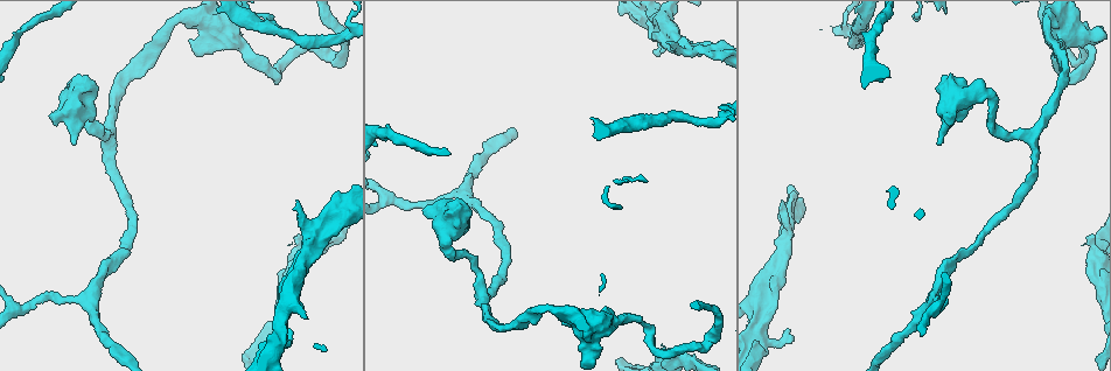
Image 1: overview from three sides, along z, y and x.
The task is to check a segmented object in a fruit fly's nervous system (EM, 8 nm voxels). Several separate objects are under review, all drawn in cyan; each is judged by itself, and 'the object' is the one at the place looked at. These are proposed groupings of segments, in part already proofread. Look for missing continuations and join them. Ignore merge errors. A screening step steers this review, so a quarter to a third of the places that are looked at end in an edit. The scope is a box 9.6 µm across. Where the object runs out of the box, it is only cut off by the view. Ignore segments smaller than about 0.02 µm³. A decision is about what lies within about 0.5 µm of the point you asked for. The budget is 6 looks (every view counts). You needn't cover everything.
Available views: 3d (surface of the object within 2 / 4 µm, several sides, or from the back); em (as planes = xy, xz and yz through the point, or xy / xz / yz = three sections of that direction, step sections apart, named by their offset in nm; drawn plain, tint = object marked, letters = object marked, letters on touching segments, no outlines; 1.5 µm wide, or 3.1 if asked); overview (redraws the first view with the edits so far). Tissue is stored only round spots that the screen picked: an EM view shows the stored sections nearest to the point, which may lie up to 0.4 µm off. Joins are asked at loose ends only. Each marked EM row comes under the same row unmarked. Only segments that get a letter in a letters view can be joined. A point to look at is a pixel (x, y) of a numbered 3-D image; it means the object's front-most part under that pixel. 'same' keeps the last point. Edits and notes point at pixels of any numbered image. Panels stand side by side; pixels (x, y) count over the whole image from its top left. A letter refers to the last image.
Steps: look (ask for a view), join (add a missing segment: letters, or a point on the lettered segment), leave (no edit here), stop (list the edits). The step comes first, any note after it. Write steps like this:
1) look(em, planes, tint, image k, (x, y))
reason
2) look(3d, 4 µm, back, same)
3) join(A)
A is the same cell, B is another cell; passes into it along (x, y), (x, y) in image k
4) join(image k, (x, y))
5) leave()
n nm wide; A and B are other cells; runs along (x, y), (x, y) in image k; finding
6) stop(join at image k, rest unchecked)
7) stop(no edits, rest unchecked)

look(3d, 4 µm, image 1, (1088, 238))
an open end

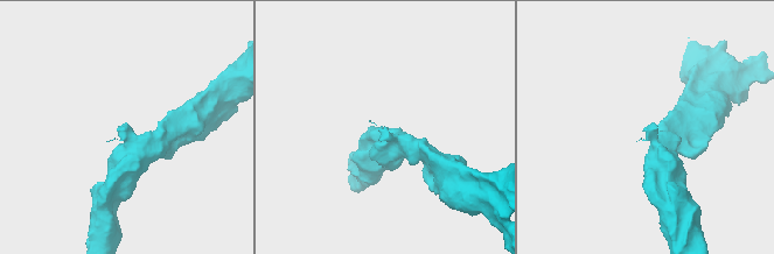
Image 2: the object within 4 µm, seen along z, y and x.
look(em, yz, step 4, letters, image 2, (378, 129))
shape alone is not enough

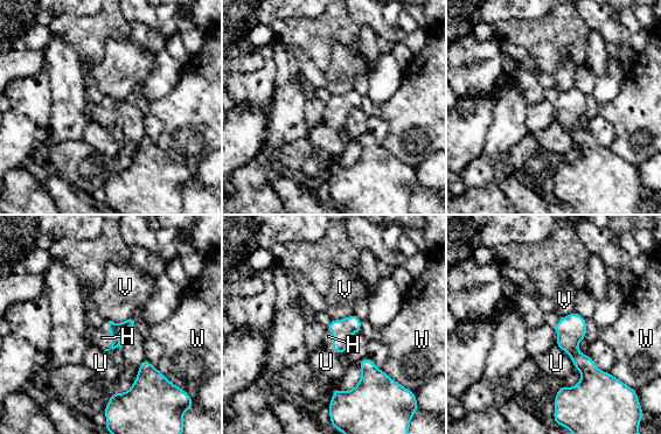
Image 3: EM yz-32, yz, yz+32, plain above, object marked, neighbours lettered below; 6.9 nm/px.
look(em, planes, letters, same)
another direction

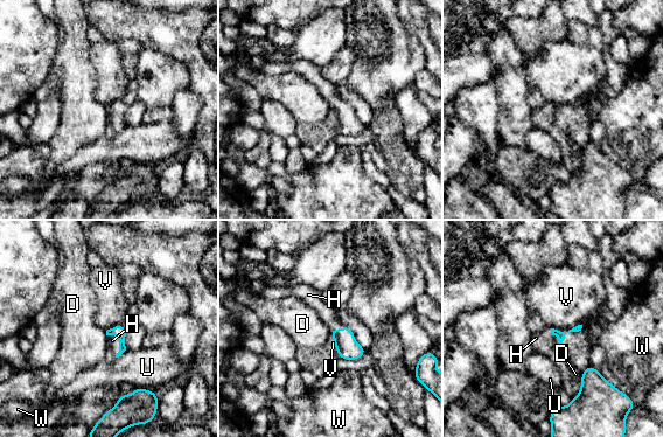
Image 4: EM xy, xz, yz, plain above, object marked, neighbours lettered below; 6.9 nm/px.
join(H)
H is the same cell, D, U, V and W are other cells; it goes on there

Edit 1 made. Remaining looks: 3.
look(overview)

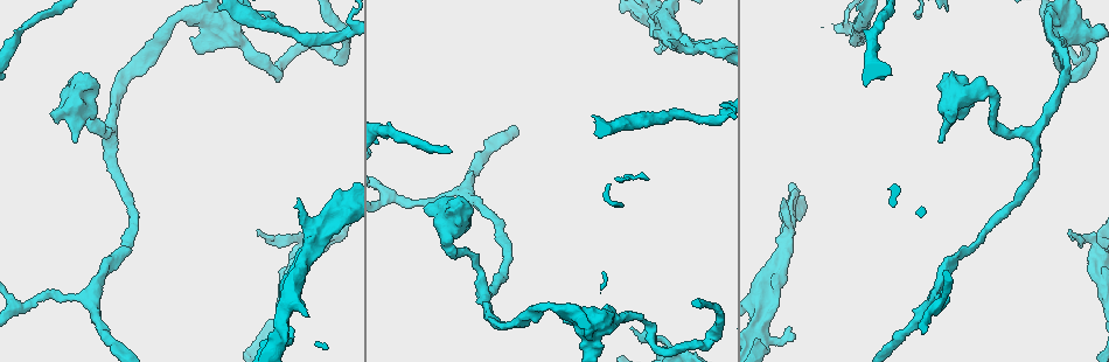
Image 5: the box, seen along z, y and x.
look(3d, 4 µm, image 5, (55, 121))
an open end

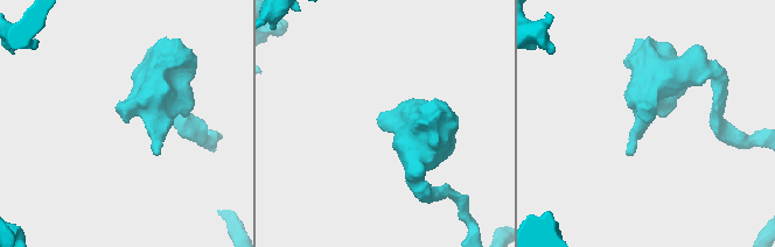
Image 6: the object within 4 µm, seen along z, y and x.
look(em, planes, letters, image 6, (385, 123))

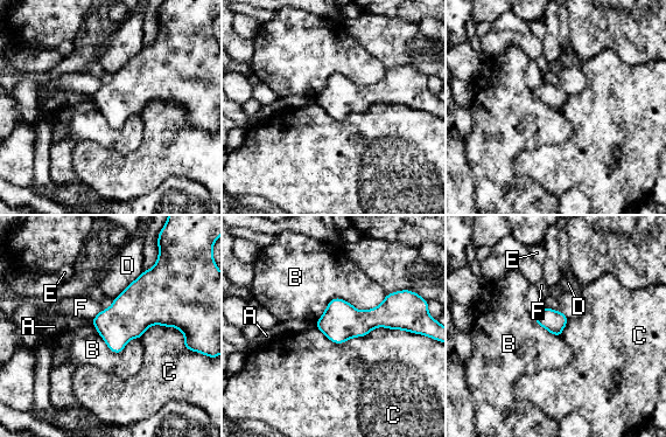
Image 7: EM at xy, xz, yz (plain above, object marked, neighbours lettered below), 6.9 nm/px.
leave()
A, B, C, D, E and F are other cells; border along (314, 324), (337, 344), (415, 334) in image 7; none of them fits

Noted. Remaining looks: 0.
stop(join at image 4, rest unchecked)

